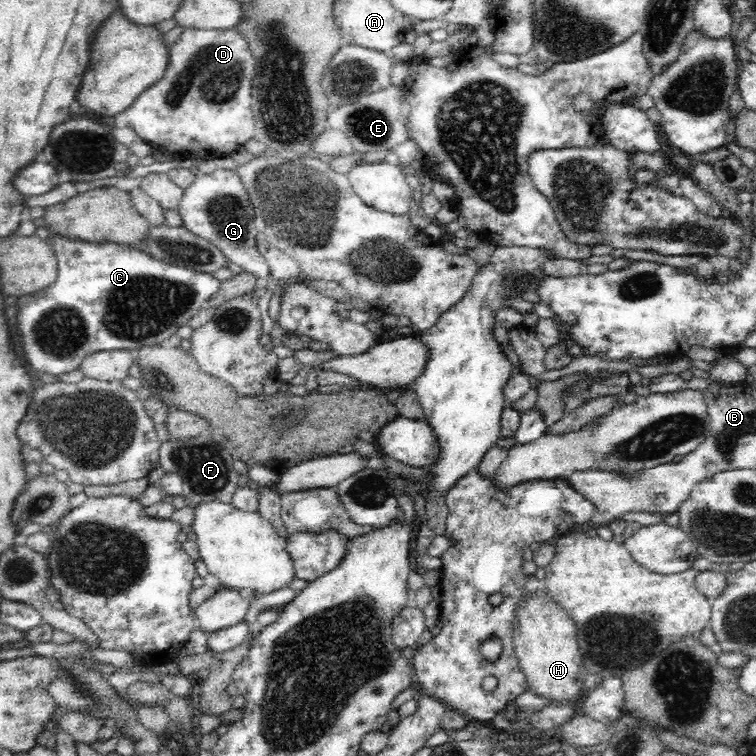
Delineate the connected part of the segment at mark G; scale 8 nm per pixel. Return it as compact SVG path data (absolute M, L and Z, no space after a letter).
M217 168L209 174L198 173L193 183L183 193L178 214L182 217L184 228L214 244L228 262L237 264L246 273L257 278L270 277L265 256L261 256L256 248L258 230L254 223L255 216L246 187L240 175L236 175L236 168Z

